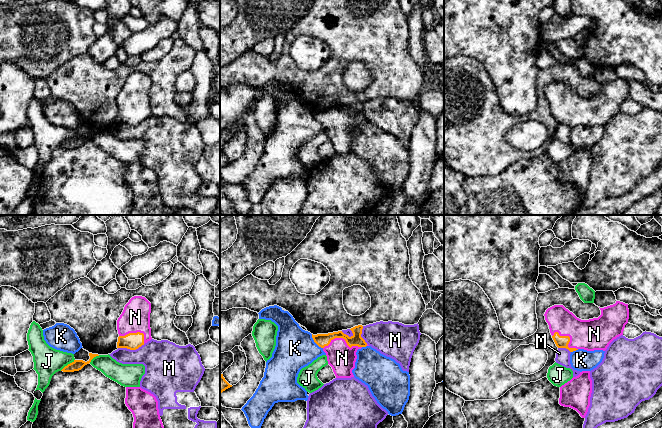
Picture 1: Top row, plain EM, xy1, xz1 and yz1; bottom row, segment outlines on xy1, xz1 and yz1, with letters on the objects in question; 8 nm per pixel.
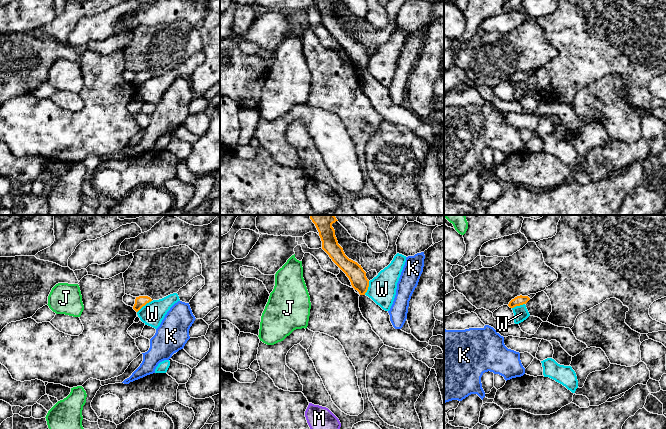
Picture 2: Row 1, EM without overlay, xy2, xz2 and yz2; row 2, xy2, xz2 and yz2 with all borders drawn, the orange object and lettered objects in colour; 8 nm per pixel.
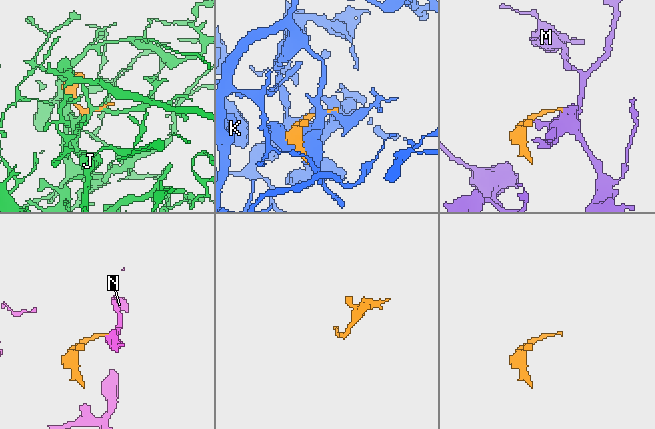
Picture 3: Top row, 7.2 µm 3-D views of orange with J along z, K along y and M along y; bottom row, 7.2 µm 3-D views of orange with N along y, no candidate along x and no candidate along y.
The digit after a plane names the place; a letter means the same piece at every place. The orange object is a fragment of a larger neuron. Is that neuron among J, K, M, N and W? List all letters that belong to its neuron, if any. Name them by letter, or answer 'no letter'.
N

